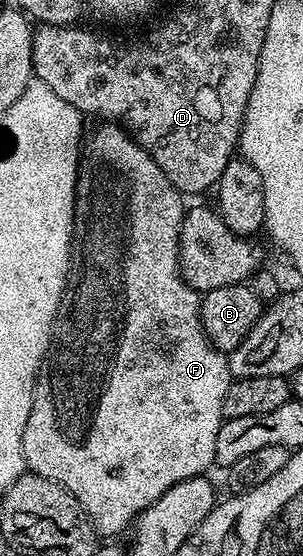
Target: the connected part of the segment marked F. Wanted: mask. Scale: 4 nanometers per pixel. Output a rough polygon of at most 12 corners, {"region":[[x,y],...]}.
{"region":[[83,141],[28,472],[98,534],[215,465],[183,194]]}

